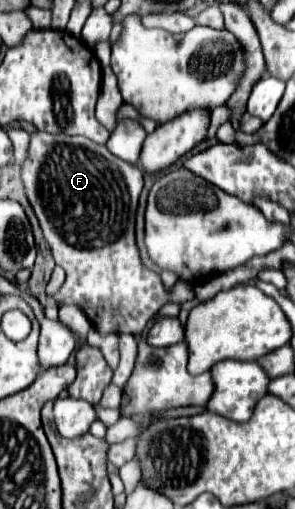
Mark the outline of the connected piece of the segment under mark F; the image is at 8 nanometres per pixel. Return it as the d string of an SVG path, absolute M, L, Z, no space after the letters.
M33 131L31 133L31 139L29 139L29 147L27 147L27 159L21 167L21 179L23 179L23 187L25 187L25 195L39 219L39 225L41 225L41 231L43 231L43 237L45 241L49 243L51 247L51 253L53 253L53 259L55 259L55 265L63 267L65 273L67 273L67 279L57 295L57 299L63 303L63 305L77 305L85 311L85 315L89 317L89 321L101 331L101 333L137 333L137 331L143 331L147 327L147 321L159 311L159 307L163 307L165 303L169 301L175 301L175 303L183 303L183 301L191 301L193 299L193 287L185 285L185 283L177 283L175 289L171 293L165 291L163 283L161 283L161 277L149 269L145 269L141 265L141 259L139 259L139 251L137 251L137 245L135 245L135 209L137 209L137 201L139 201L139 193L143 189L143 171L139 167L133 167L121 159L117 159L113 153L109 153L109 149L105 145L97 145L93 143L91 139L85 139L85 137L69 137L69 135L61 135L61 133L45 133L45 131Z

